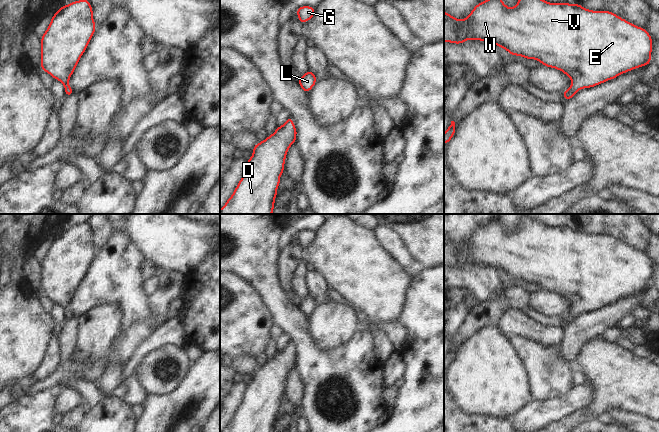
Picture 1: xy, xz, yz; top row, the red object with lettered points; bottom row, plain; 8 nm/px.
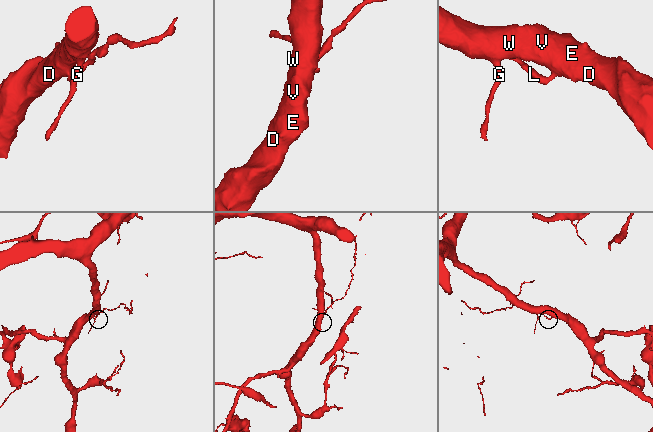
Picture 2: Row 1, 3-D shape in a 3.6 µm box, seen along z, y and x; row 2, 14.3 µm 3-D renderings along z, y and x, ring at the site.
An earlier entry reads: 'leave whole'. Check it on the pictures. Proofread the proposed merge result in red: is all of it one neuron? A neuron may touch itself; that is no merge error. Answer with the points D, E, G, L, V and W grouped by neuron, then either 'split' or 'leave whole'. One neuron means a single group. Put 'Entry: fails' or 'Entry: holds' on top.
Entry: holds
D E G L V W; leave whole

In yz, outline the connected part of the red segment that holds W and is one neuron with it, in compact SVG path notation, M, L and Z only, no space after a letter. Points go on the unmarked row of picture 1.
M521 215L519 225L512 232L503 227L500 219L492 218L488 224L477 228L463 244L444 235L444 266L461 268L467 263L493 267L506 273L511 280L535 283L544 290L562 295L572 305L572 309L563 316L566 325L582 312L591 312L630 294L648 290L652 276L652 261L645 252L633 249L610 235L588 234L579 227L549 227L525 215Z

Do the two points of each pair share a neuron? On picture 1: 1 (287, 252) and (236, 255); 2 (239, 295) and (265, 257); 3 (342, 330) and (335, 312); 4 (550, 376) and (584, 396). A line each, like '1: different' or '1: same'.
1: different
2: different
3: same
4: different

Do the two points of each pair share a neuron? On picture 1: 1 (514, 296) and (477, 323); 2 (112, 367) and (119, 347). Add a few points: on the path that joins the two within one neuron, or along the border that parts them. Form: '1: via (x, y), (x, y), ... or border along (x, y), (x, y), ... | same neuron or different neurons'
1: via (505, 302), (486, 317) | same neuron
2: border along (123, 366), (111, 360), (98, 377) | different neurons

